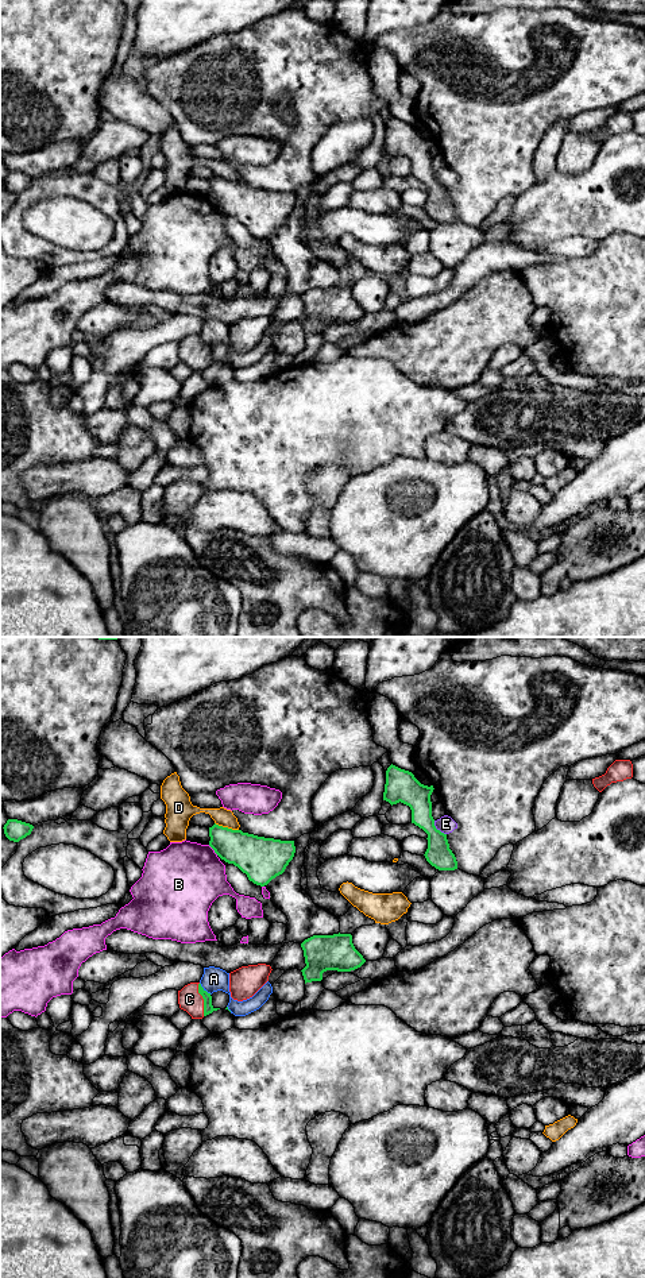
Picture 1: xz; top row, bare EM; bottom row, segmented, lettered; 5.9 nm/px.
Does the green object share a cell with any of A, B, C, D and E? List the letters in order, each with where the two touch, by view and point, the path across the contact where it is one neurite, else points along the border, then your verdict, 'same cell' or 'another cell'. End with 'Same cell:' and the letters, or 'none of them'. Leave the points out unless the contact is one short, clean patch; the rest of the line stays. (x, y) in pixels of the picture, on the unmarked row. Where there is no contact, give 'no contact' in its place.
A: xz (205, 343) | another cell
B: xz (213, 201) | another cell
C: xz (203, 350) | same cell
D: xz (227, 180) | another cell
E: xz (436, 181) | along xz (433, 173), (433, 177), (445, 186) | another cell
Same cell: C

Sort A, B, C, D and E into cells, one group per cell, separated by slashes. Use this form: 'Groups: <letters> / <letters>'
Groups: A / B / C / D / E

